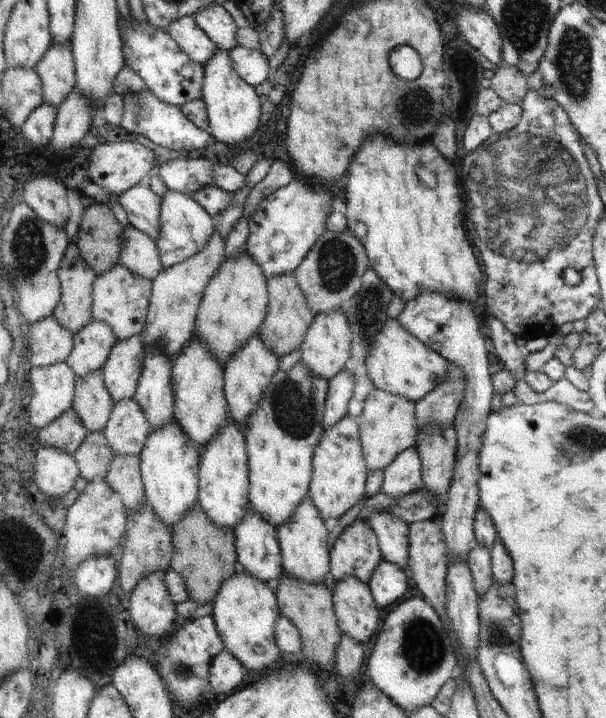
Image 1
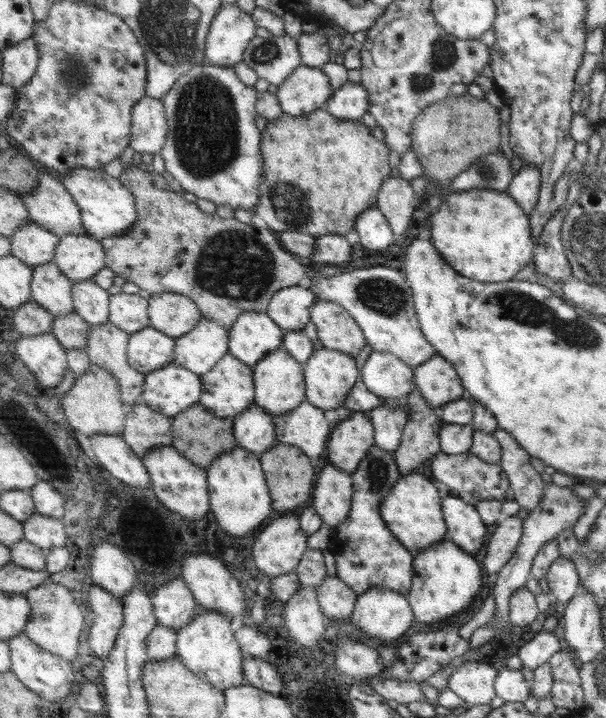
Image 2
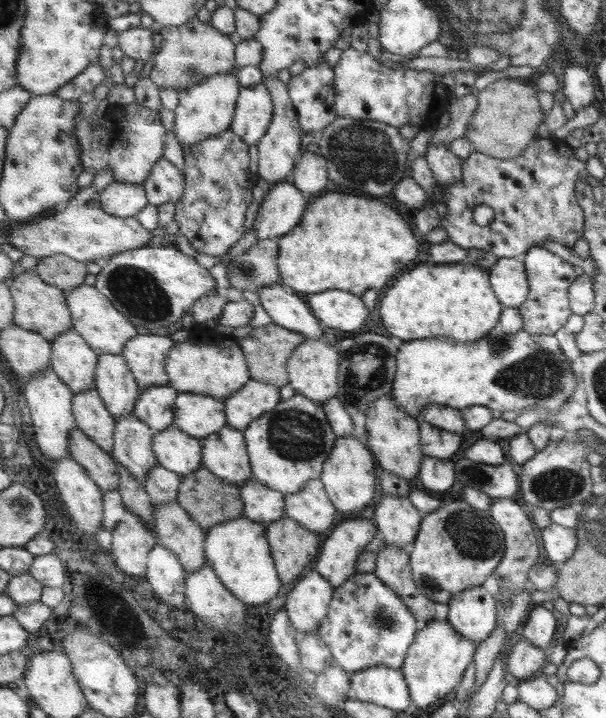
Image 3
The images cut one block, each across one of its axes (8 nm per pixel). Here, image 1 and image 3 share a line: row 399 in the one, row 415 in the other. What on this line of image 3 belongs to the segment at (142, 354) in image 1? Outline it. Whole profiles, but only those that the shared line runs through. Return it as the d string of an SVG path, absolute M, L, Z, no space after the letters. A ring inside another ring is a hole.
M123 356L99 357L96 387L115 419L134 414L141 389Z

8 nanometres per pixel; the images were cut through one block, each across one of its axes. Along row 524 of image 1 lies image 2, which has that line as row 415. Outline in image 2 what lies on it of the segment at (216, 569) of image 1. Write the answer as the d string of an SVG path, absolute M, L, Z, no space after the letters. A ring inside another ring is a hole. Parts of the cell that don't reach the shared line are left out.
M201 403L194 404L179 416L175 416L172 419L172 432L174 437L172 445L189 460L207 470L221 453L238 446L238 440L234 436L234 420L211 414Z

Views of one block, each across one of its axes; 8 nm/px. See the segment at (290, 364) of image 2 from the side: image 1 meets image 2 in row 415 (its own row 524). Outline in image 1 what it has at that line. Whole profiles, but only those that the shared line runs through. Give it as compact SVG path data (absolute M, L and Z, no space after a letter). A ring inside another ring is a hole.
M301 362L287 373L279 370L268 394L256 412L250 416L247 428L243 430L250 468L250 506L275 527L289 523L300 505L310 495L310 485L314 479L314 455L325 432L323 420L328 384L325 380L311 375Z

